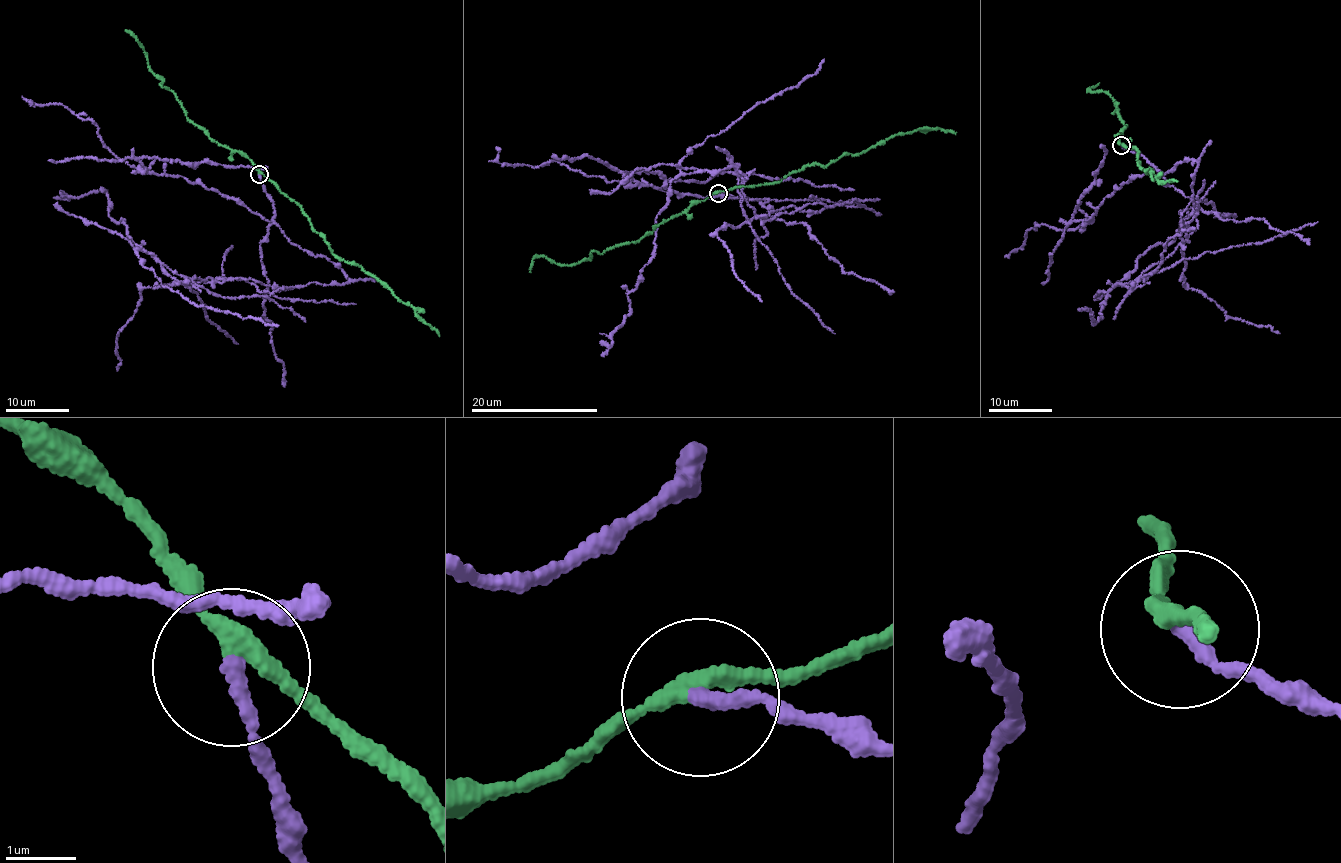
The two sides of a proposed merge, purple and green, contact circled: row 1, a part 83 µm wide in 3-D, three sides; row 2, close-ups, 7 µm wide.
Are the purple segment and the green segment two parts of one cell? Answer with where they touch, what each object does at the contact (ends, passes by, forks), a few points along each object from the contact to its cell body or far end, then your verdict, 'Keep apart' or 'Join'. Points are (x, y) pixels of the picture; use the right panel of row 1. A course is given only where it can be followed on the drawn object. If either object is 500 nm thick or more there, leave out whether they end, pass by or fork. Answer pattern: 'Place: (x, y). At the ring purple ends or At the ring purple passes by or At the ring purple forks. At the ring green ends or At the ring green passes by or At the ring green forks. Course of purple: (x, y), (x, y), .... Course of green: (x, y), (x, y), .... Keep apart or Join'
Place: (1121, 145). At the ring purple ends. At the ring green passes by. Course of purple: (1121, 145), (1164, 173), (1198, 163), (1183, 242), (1116, 282), (1200, 202), (1235, 217). Course of green: (1121, 145), (1133, 146), (1139, 153), (1139, 165), (1147, 172), (1153, 171), (1151, 176), (1177, 182). Keep apart

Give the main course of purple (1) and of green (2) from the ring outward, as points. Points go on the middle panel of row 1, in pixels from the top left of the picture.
1: (718, 193), (859, 206), (764, 216), (739, 175), (680, 174), (601, 355)
2: (718, 193), (778, 182), (808, 165), (825, 166), (917, 129), (956, 132)

